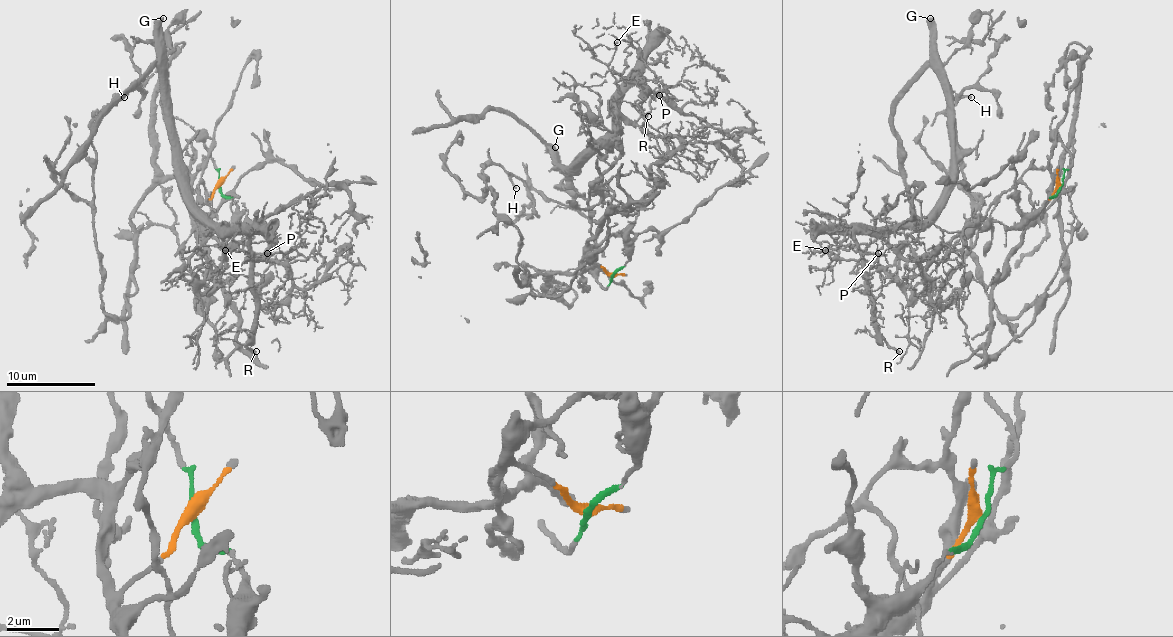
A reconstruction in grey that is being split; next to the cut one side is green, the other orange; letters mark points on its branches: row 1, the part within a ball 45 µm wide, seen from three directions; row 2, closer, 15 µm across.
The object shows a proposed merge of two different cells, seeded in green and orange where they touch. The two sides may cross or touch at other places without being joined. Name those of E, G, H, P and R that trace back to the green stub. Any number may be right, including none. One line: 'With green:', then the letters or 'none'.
With green: E, G, P, R

